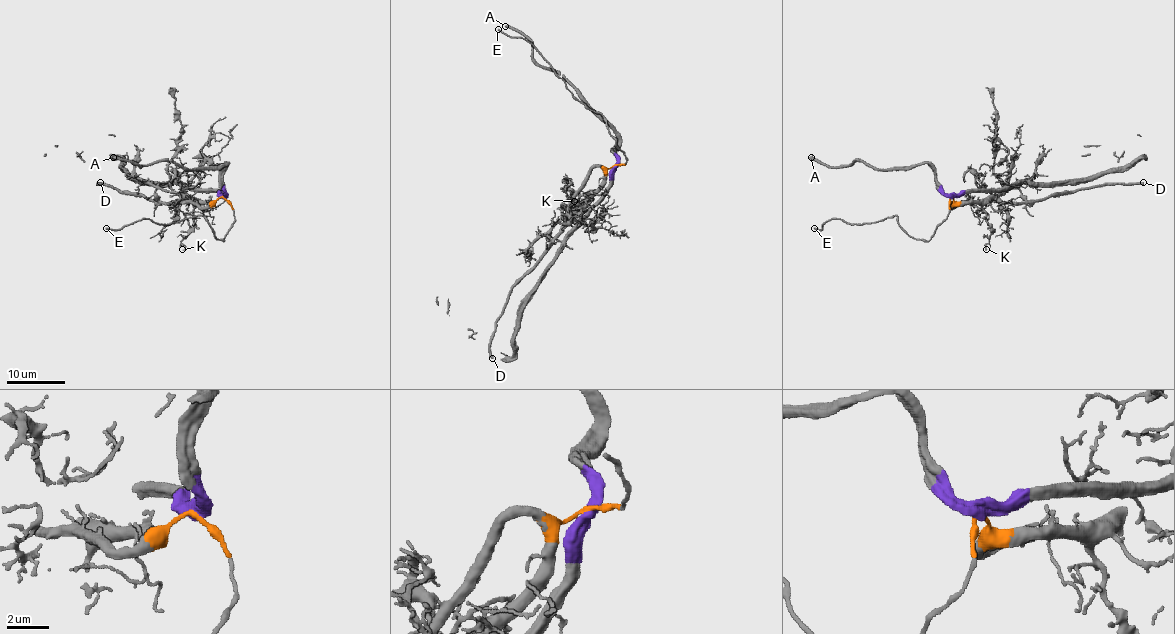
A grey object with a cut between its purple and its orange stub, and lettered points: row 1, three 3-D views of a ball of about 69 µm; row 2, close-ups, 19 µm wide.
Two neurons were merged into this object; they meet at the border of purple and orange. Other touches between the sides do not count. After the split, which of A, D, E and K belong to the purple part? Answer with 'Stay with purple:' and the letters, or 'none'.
Stay with purple: A

